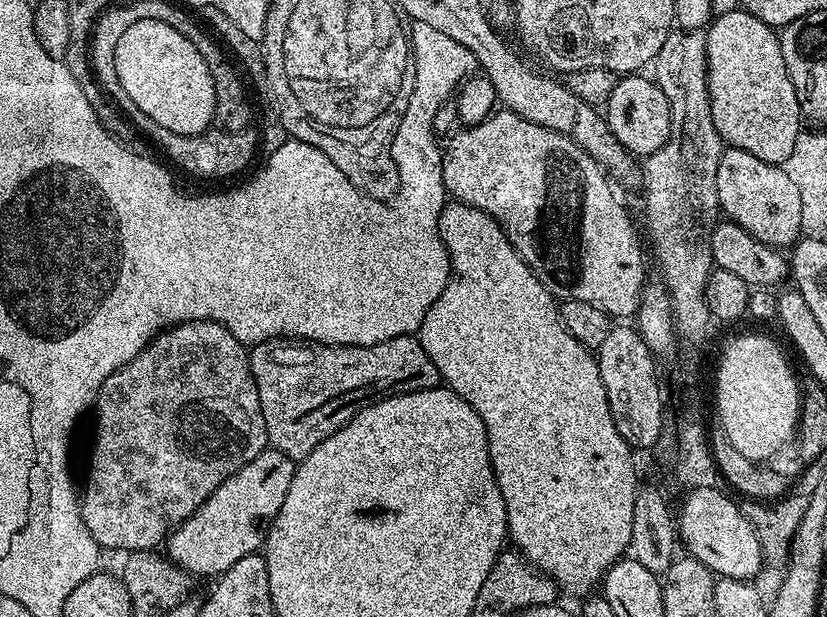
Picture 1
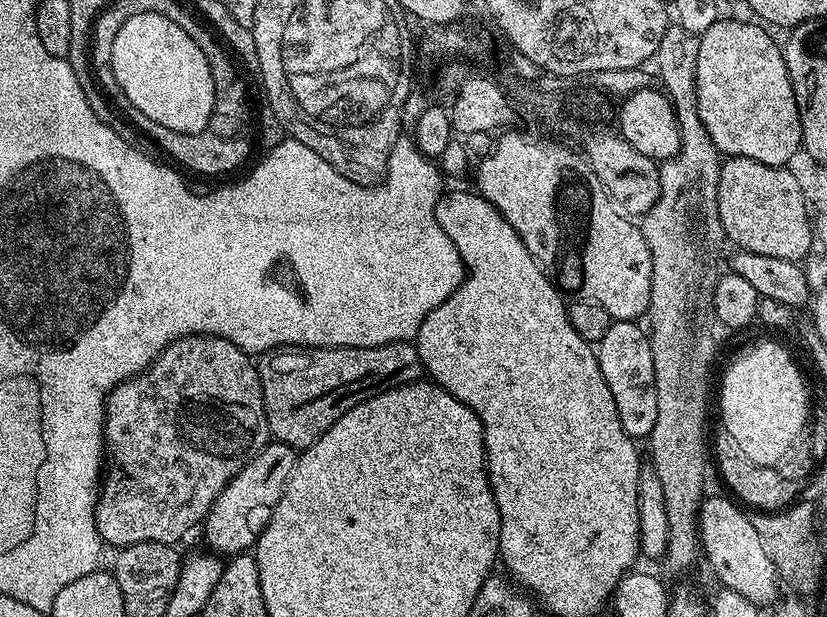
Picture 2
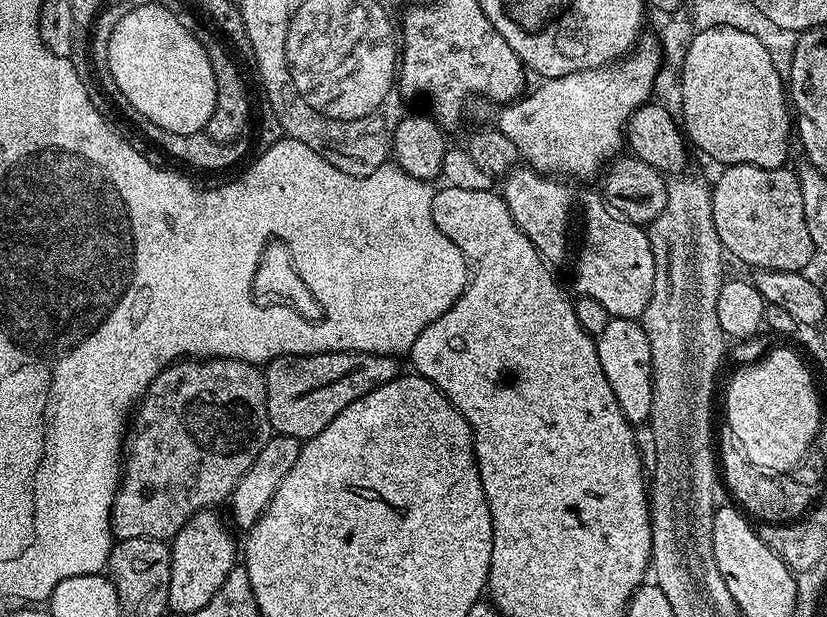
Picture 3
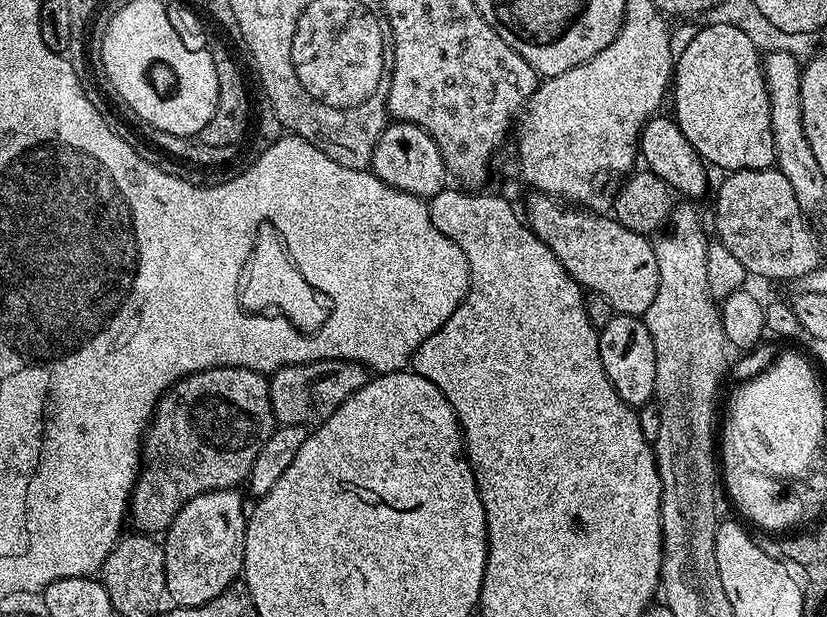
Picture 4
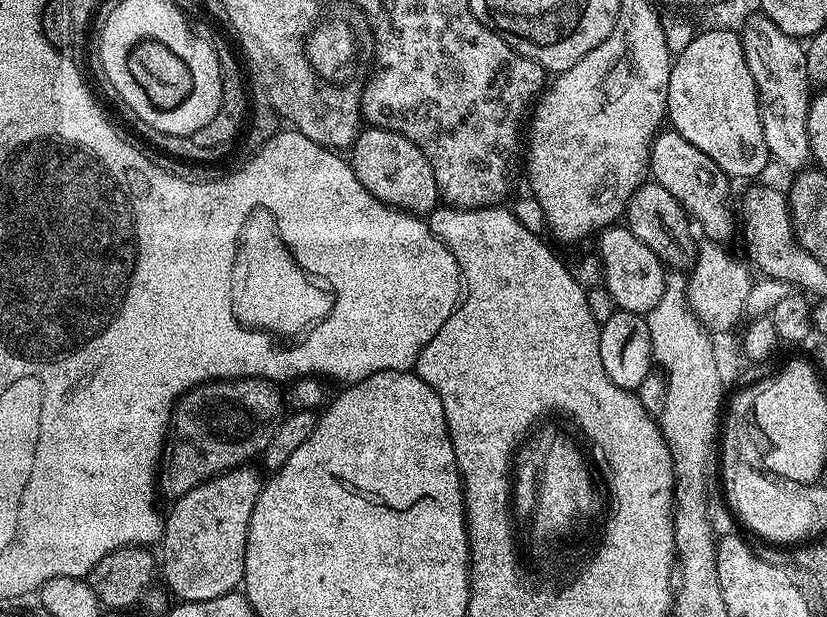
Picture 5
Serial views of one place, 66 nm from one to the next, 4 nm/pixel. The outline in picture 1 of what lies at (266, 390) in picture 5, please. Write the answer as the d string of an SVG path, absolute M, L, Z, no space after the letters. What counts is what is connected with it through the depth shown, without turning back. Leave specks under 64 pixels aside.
M185 320L183 324L174 324L164 329L158 335L152 337L152 341L134 357L129 364L124 364L114 374L110 374L110 378L106 378L106 382L102 382L99 392L96 394L96 402L94 405L94 413L96 417L92 420L92 449L88 452L88 477L84 480L84 488L79 489L80 498L80 517L86 526L86 530L90 530L90 534L94 538L94 542L100 545L101 549L108 550L113 548L116 552L124 552L123 554L131 554L133 552L147 552L155 549L155 544L163 545L166 537L175 532L178 525L186 522L186 518L190 518L200 507L202 502L206 502L206 498L210 498L210 494L214 494L214 490L218 490L218 486L222 486L222 482L226 482L226 478L230 478L238 470L242 470L242 466L246 466L246 462L253 460L260 452L269 447L268 431L266 430L266 422L262 418L262 406L258 402L258 386L252 377L250 370L250 362L248 361L249 349L245 345L238 342L238 338L234 338L234 334L230 334L230 330L226 330L226 326L222 326L216 320Z

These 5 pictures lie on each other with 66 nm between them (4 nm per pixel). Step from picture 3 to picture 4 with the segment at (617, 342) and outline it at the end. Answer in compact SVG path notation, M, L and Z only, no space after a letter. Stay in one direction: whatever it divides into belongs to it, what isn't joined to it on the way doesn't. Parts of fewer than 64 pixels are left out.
M614 314L604 328L599 329L602 366L618 394L628 404L649 403L656 395L656 355L654 338L638 316Z

